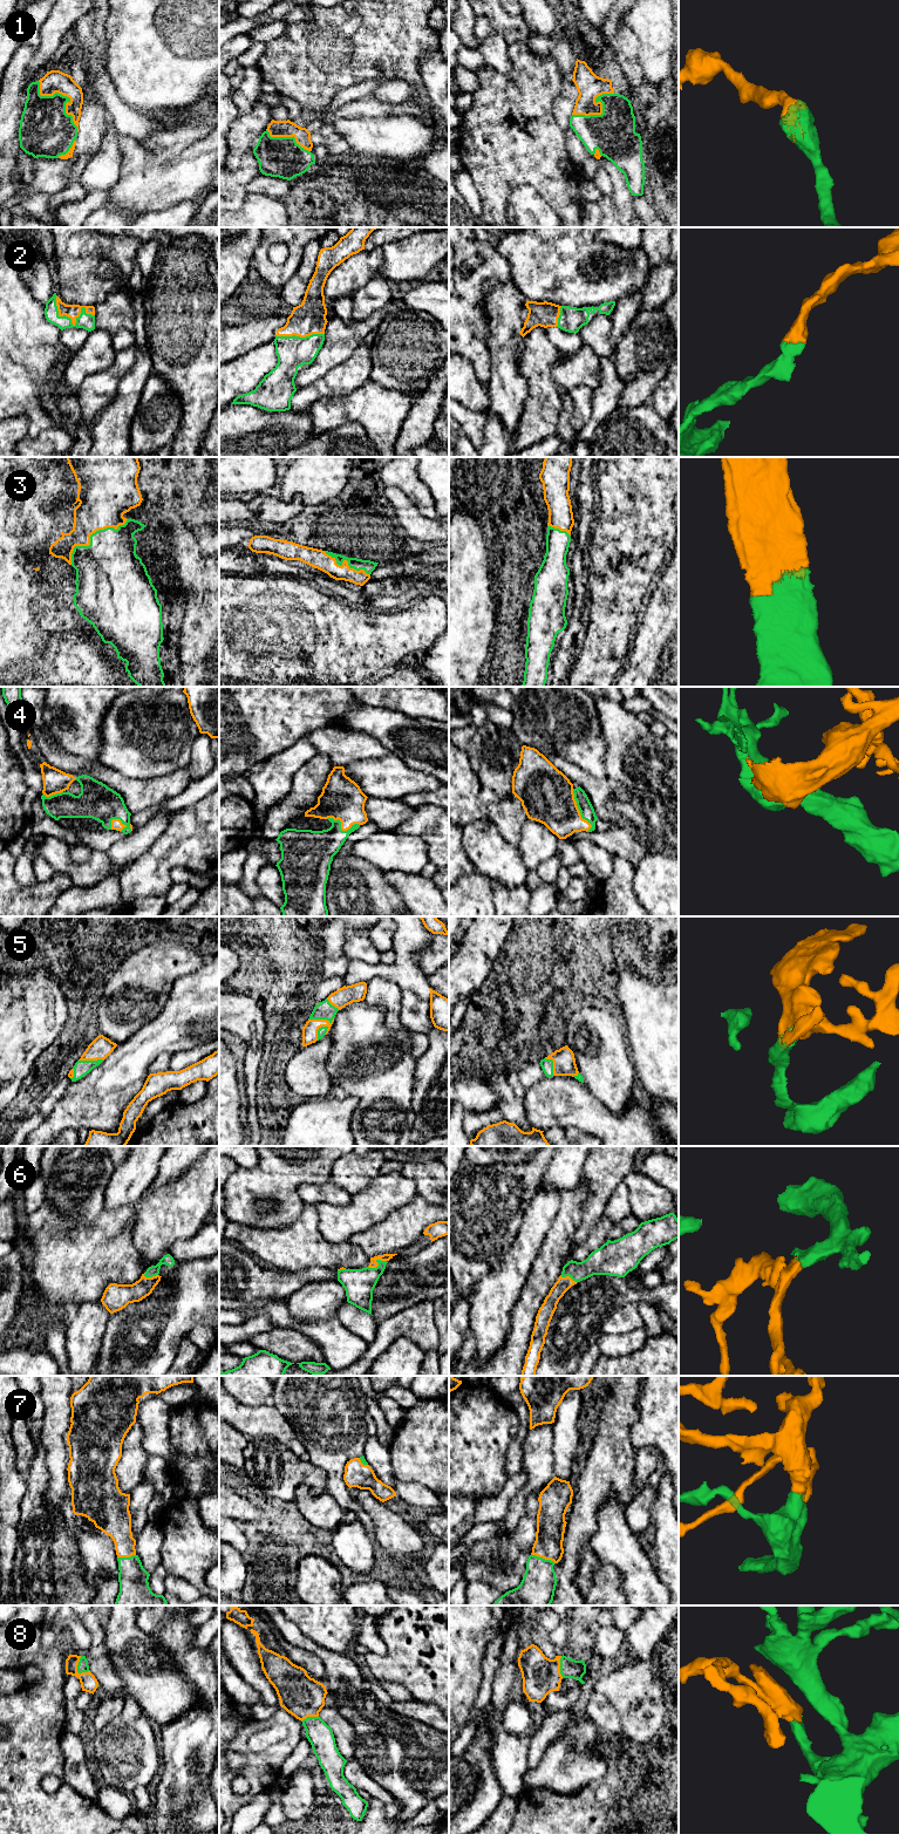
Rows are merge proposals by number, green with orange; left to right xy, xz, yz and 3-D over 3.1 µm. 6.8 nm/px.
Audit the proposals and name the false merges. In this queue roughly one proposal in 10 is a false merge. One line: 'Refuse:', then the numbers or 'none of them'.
Refuse: none of them

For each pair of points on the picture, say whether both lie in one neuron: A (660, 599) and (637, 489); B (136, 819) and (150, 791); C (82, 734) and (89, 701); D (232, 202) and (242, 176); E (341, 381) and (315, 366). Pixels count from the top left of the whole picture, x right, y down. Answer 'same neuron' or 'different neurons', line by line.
A: different neurons
B: different neurons
C: same neuron
D: same neuron
E: different neurons

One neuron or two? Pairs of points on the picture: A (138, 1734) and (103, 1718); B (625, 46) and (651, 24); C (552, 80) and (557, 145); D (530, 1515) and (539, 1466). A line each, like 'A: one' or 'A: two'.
A: two
B: two
C: one
D: two

